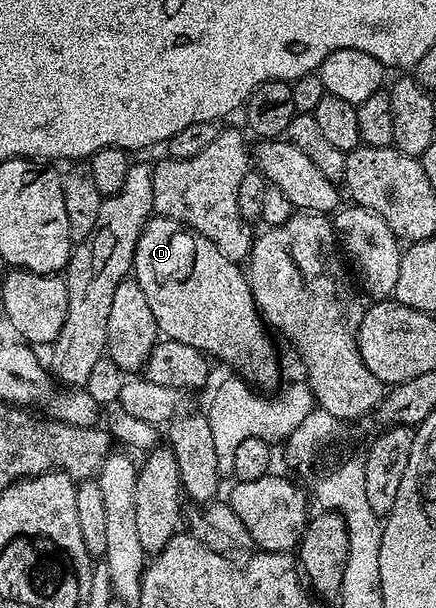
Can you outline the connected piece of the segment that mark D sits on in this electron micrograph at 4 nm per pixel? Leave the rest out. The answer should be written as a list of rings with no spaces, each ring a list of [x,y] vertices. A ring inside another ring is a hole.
[[[154,217],[149,220],[149,224],[145,227],[145,231],[139,237],[139,245],[135,249],[135,257],[133,258],[132,278],[137,280],[139,289],[143,289],[143,294],[147,296],[147,305],[151,305],[151,313],[157,322],[157,330],[164,338],[174,339],[175,341],[183,341],[183,345],[191,345],[195,349],[204,351],[206,356],[212,357],[214,360],[222,359],[225,363],[230,363],[234,367],[236,374],[244,379],[246,383],[257,389],[265,389],[261,387],[273,387],[281,379],[281,367],[277,364],[277,351],[273,348],[273,339],[270,328],[261,317],[261,311],[257,307],[257,302],[253,296],[253,290],[249,284],[248,274],[243,270],[241,263],[232,263],[227,257],[223,257],[223,253],[219,253],[219,249],[207,237],[203,237],[198,231],[193,231],[183,223],[176,223],[174,219],[163,219]]]

